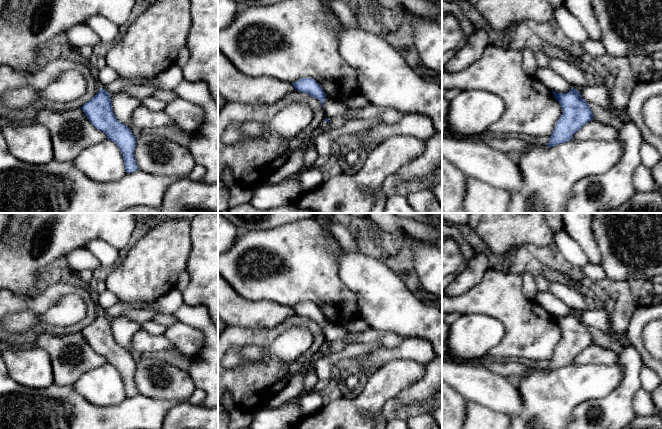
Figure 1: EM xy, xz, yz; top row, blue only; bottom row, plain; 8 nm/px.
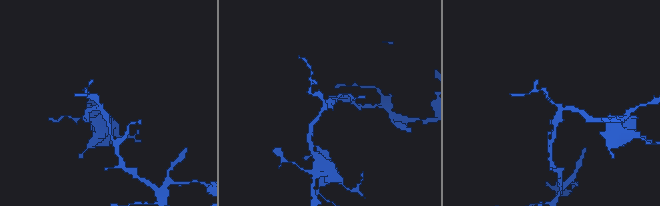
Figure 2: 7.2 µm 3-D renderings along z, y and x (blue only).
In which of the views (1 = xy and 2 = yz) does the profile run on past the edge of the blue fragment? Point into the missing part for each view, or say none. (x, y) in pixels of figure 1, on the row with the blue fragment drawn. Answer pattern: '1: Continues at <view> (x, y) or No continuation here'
1: No continuation here
2: No continuation here

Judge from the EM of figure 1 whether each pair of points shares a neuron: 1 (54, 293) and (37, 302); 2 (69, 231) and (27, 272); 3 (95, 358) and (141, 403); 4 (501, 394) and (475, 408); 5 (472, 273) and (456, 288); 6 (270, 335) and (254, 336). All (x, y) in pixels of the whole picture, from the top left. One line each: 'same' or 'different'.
1: same
2: same
3: different
4: different
5: same
6: same

